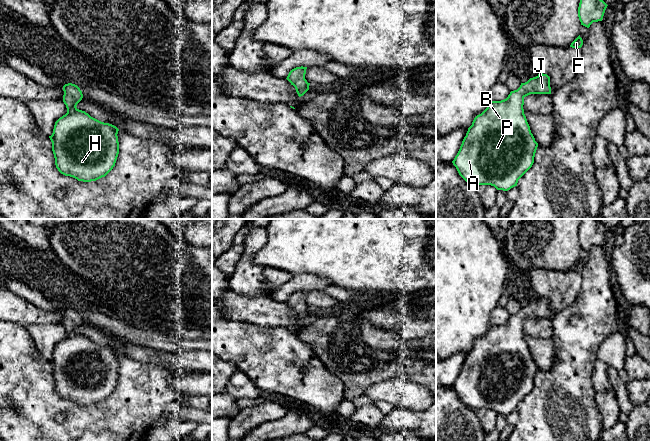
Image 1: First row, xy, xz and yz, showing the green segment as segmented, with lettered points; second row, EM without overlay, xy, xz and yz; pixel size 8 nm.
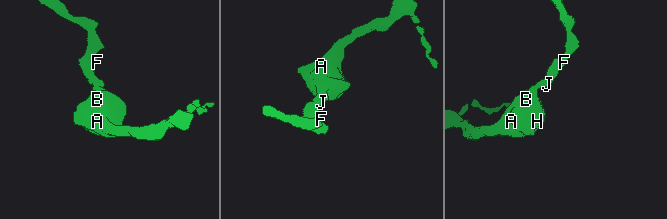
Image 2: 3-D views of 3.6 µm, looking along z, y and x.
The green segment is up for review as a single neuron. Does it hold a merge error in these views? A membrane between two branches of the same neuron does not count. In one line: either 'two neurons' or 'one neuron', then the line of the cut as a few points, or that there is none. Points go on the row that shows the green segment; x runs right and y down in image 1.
one neuron; no cut

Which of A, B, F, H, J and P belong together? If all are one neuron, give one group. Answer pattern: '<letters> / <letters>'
A B F H J P

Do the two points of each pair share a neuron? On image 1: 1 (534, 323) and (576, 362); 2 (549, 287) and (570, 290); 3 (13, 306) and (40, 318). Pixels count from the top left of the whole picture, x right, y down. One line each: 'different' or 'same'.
1: different
2: same
3: same

